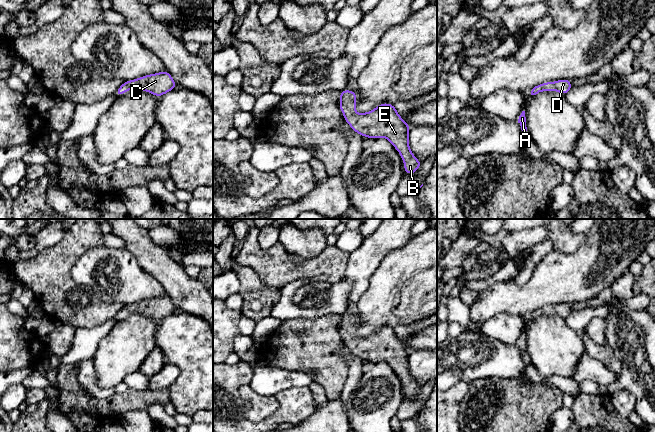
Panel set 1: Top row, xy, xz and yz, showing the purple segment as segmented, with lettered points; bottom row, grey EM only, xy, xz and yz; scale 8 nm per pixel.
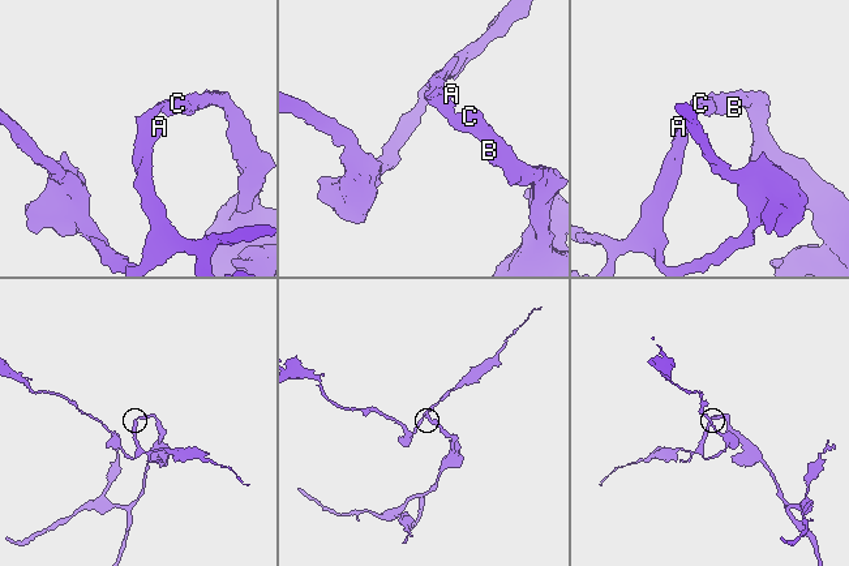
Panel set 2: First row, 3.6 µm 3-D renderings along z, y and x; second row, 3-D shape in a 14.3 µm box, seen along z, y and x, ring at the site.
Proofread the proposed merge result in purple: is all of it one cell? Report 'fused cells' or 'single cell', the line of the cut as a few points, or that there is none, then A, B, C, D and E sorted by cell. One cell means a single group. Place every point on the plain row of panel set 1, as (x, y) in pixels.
single cell | no cut | A B C D E

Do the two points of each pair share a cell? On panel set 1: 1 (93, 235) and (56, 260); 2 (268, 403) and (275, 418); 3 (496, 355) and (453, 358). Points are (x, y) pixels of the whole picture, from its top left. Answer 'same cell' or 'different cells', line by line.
1: same cell
2: different cells
3: same cell

